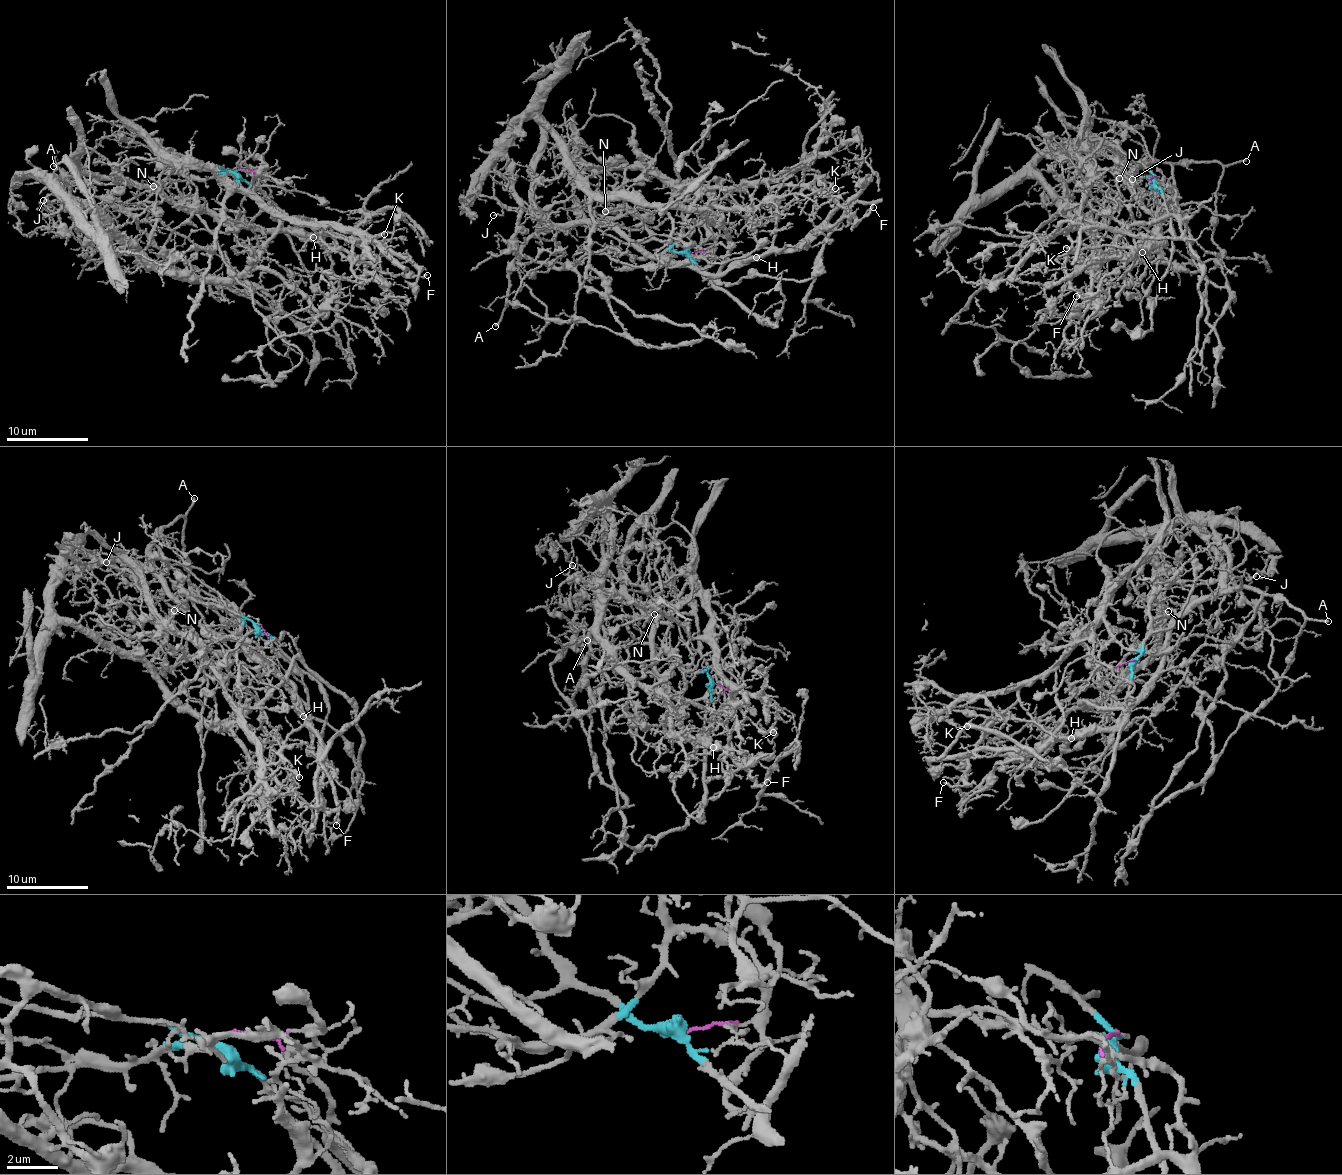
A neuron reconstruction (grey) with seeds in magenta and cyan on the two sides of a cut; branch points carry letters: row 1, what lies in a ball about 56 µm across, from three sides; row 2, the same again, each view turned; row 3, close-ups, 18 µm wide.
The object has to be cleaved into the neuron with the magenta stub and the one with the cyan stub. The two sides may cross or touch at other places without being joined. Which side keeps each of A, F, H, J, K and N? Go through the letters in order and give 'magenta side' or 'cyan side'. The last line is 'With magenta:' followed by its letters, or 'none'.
A: cyan side
F: cyan side
H: cyan side
J: magenta side
K: cyan side
N: cyan side
With magenta: J

